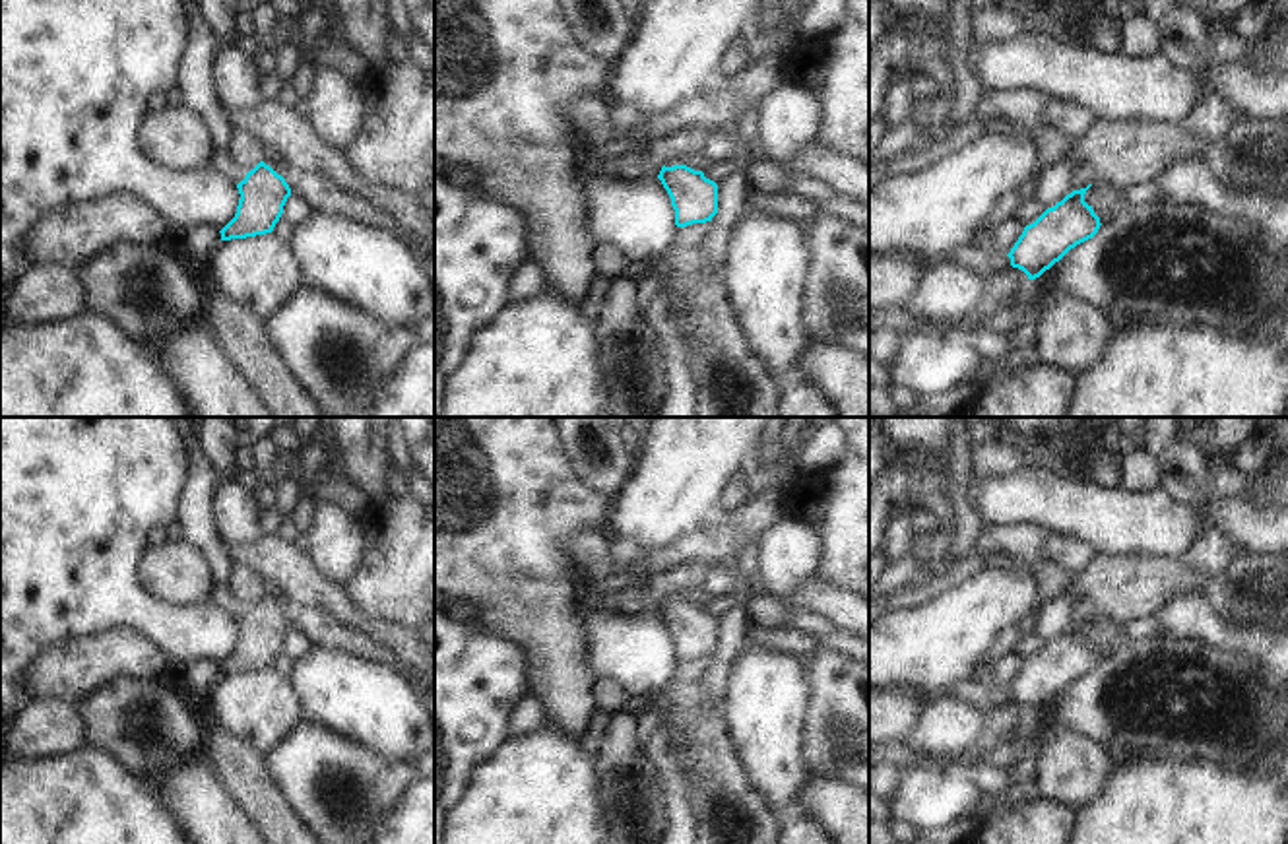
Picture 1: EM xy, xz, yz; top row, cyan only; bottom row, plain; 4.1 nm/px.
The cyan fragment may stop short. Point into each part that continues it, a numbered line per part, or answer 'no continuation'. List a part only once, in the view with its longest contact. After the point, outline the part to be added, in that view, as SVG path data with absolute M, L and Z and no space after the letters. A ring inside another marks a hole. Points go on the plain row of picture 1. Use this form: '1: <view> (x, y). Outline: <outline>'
no continuation

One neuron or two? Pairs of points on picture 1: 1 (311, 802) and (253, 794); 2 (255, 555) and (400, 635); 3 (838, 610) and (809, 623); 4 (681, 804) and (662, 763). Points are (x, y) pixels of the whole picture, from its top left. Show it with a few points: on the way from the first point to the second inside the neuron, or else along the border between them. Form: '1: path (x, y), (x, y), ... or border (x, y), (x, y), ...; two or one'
1: border (264, 757), (270, 780), (305, 823); two
2: path (291, 571), (311, 590), (332, 598), (363, 623); one
3: border (792, 604), (827, 617), (848, 633); two
4: path (676, 794), (668, 773); one

